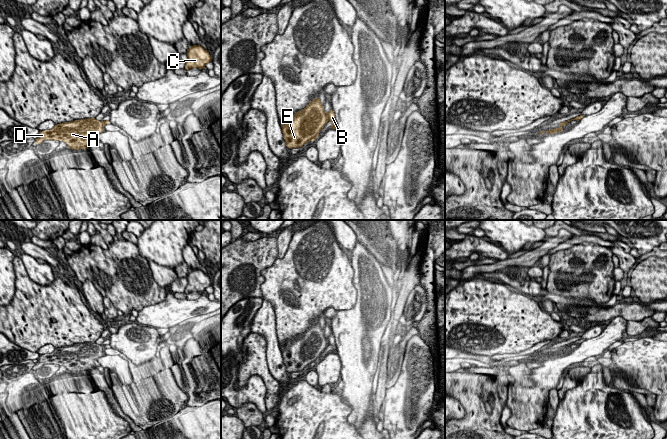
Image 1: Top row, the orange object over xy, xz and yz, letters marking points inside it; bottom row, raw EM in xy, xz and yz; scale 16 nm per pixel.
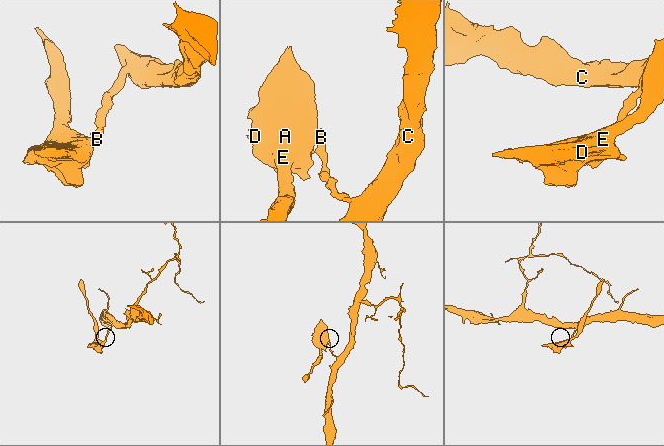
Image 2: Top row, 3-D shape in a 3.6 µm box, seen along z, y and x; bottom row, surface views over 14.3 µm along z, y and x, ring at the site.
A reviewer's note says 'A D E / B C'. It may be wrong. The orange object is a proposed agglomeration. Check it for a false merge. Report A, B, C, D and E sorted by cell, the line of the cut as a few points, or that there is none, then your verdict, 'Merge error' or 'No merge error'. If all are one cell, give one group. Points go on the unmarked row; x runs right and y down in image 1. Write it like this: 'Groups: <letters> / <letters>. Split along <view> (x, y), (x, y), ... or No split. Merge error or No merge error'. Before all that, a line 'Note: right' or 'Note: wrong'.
Note: right
Groups: A D E / B C. Split along xz (326, 337), (328, 343). Merge error

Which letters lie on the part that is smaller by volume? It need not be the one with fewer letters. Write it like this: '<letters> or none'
A, D, E

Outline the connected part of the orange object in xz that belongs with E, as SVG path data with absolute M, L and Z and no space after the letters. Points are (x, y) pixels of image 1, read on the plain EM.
M320 322L313 323L303 334L281 347L286 371L299 372L309 365L315 365L327 346L328 340Z

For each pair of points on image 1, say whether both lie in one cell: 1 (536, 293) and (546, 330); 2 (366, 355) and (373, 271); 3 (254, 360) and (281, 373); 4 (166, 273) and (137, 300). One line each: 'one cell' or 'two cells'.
1: two cells
2: one cell
3: two cells
4: two cells

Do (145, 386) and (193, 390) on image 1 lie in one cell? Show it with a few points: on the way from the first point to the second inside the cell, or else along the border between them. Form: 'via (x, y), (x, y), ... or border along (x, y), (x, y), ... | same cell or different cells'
border along (185, 390), (187, 395), (186, 404) | different cells

